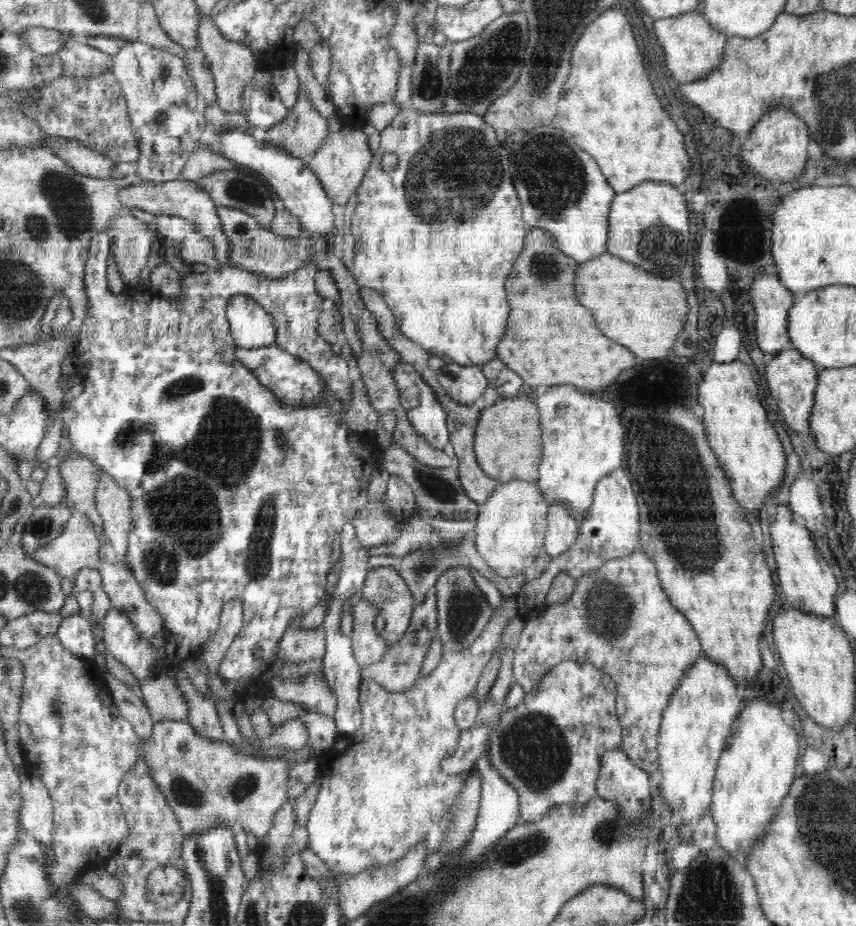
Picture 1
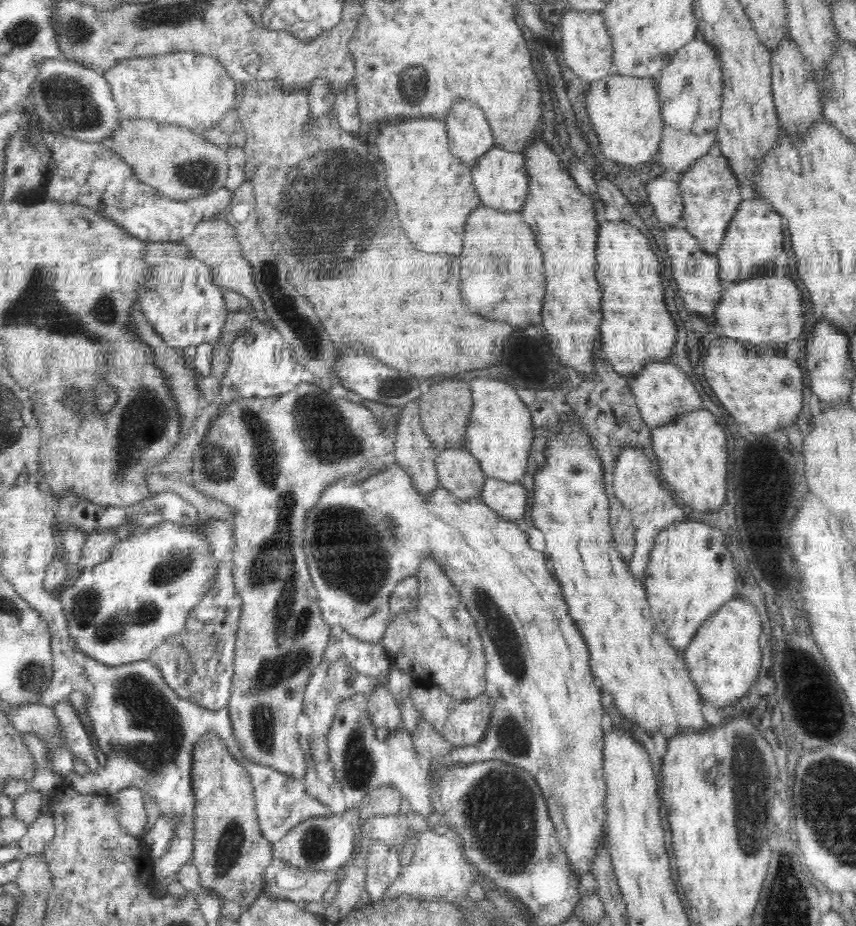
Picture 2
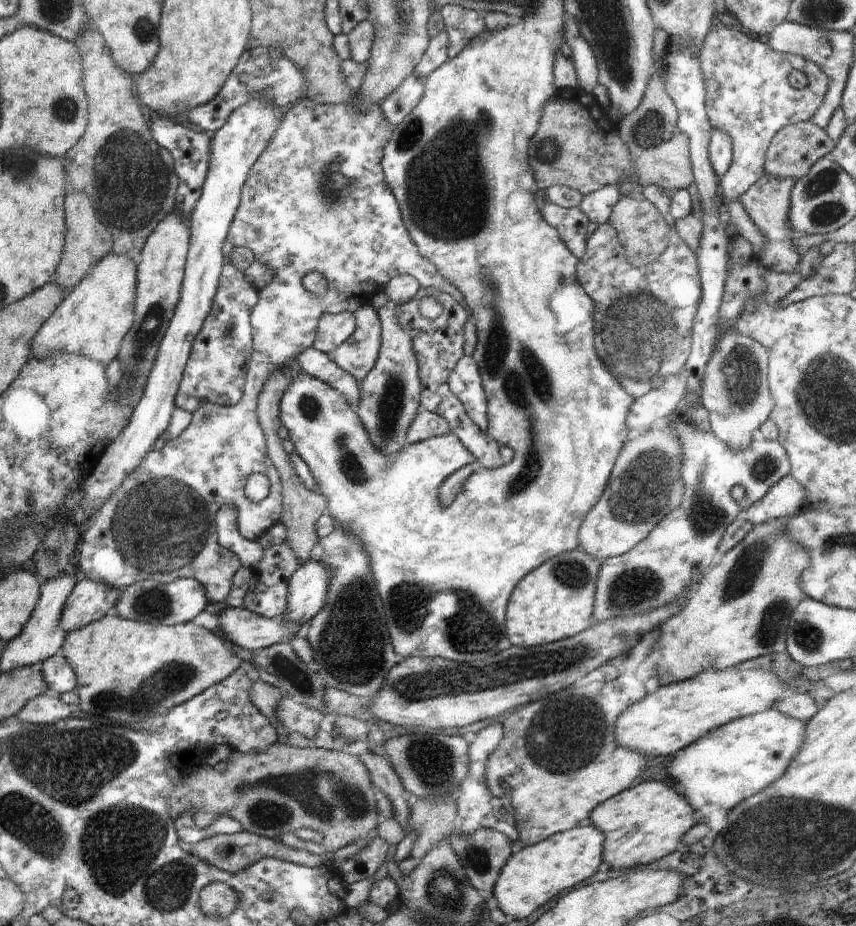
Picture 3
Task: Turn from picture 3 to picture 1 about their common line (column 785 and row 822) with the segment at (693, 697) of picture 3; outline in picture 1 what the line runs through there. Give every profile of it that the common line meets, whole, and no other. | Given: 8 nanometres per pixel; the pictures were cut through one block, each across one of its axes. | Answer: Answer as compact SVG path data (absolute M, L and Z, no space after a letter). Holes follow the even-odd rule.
M704 654L692 668L684 671L684 678L670 696L668 707L662 714L658 738L658 764L662 772L659 789L671 812L678 812L684 823L692 824L706 812L711 812L713 782L720 755L730 737L730 728L740 714L740 700L735 680L721 664L712 662Z

